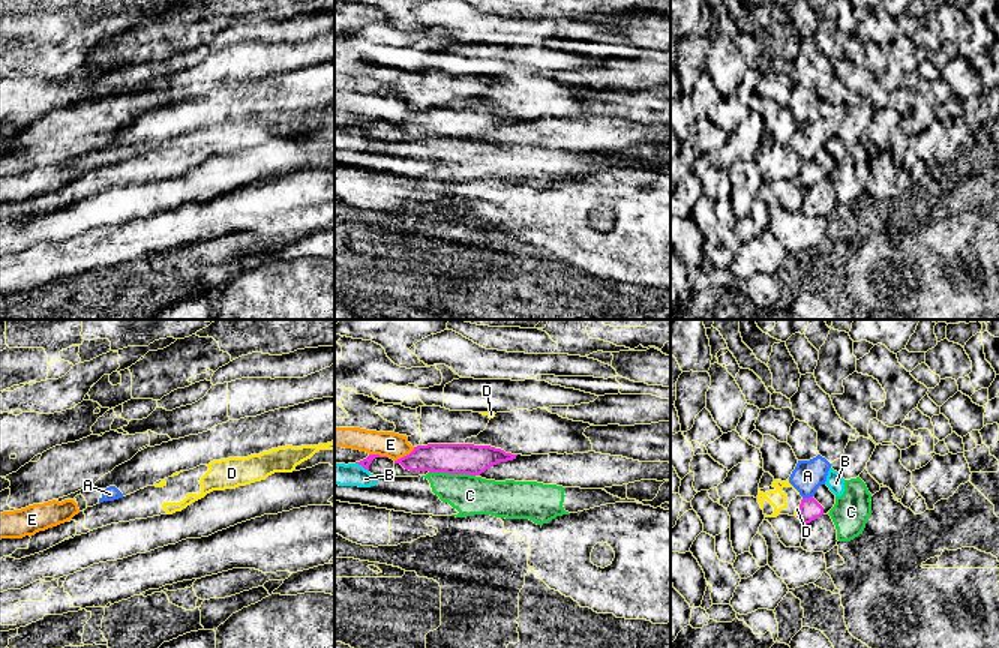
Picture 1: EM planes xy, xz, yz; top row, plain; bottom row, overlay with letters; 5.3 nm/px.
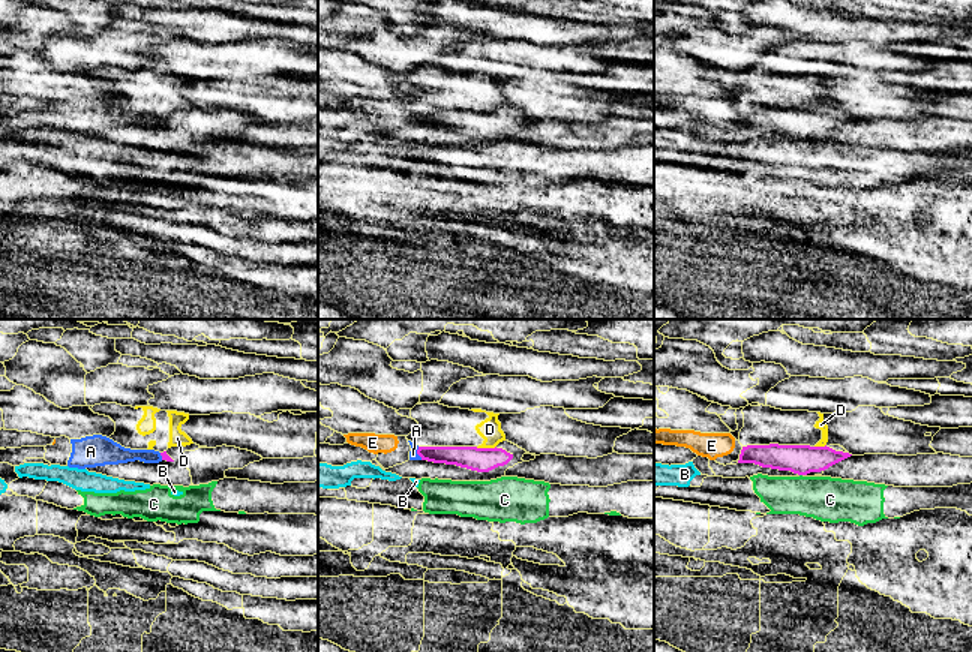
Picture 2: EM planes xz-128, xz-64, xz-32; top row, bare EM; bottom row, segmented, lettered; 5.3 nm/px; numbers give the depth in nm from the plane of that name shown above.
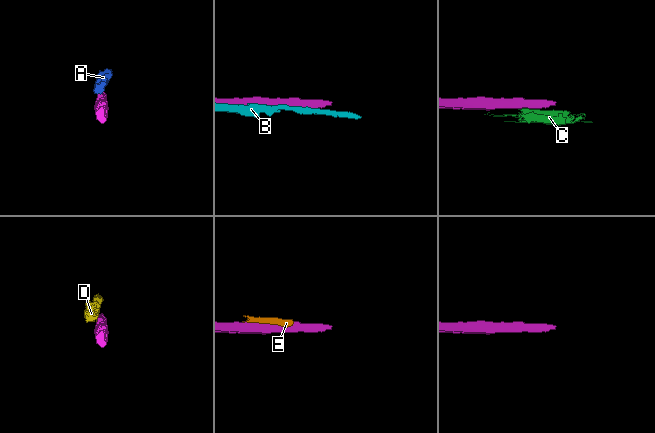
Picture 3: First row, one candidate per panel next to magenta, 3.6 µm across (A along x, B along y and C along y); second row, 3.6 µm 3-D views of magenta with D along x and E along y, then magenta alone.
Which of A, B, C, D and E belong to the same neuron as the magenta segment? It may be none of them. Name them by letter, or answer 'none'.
none

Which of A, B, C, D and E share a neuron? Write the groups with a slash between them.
A E / B / C / D

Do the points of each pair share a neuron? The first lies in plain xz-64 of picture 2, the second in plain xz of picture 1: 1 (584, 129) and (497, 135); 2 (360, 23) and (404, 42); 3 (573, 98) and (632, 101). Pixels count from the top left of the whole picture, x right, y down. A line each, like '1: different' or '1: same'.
1: same
2: same
3: different

